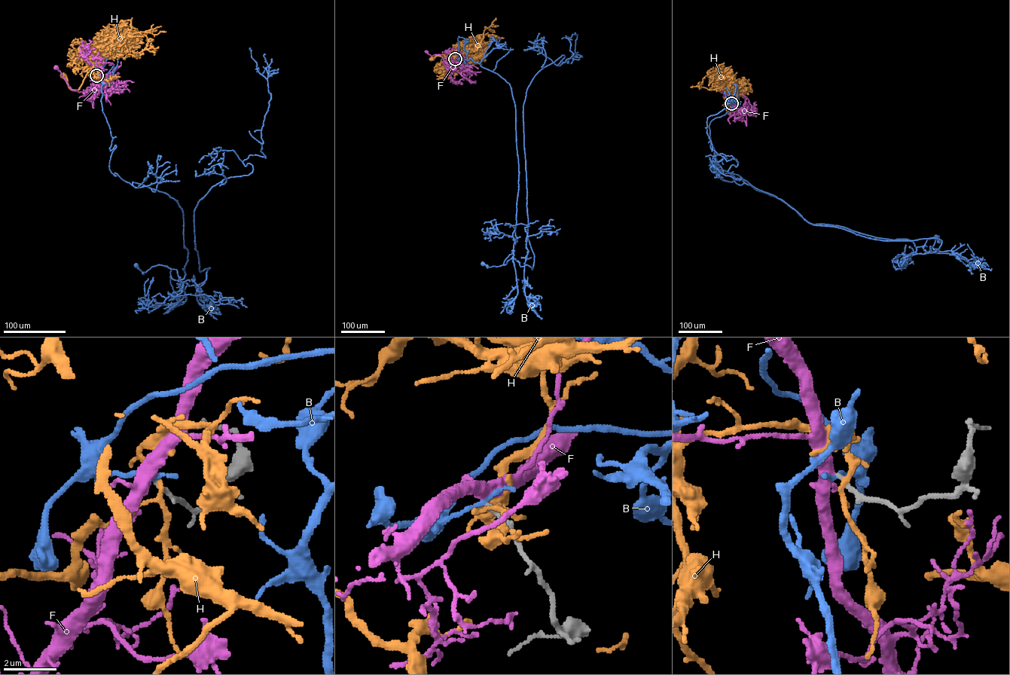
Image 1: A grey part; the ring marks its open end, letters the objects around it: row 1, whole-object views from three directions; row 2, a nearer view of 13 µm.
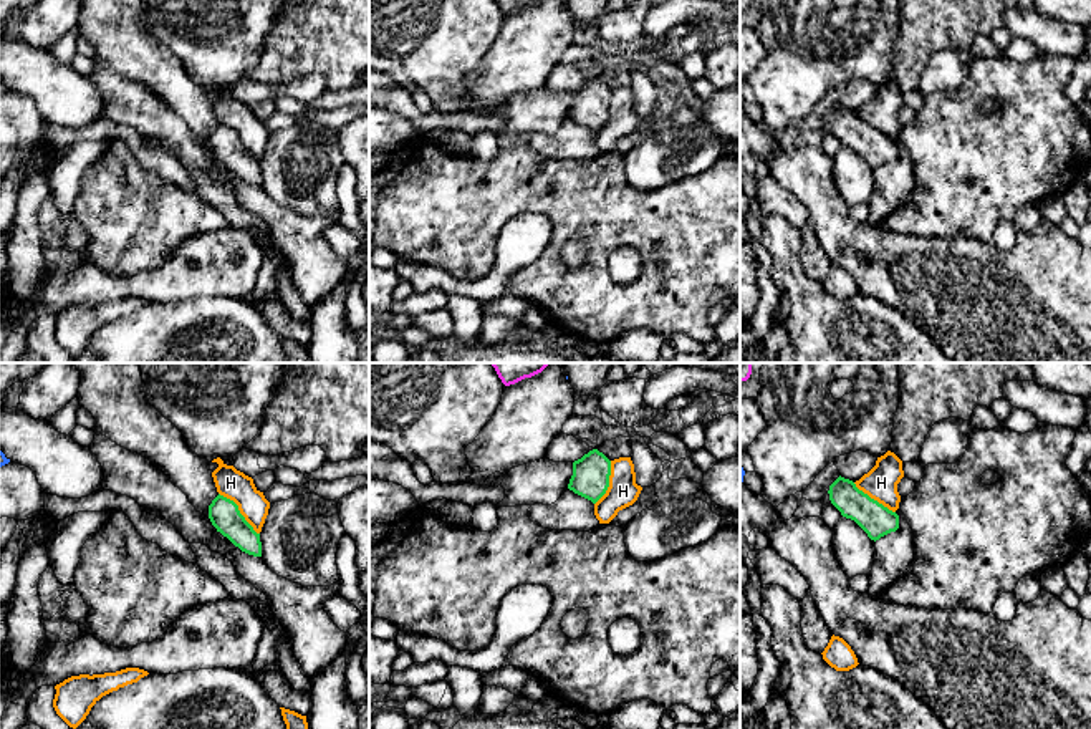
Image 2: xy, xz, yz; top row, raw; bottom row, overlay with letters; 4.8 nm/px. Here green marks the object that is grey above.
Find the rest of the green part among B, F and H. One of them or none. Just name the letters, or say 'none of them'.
F

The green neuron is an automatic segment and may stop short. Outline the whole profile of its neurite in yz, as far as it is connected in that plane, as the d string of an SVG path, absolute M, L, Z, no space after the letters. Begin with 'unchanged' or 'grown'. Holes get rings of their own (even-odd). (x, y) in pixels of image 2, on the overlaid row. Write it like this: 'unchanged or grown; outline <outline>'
unchanged; outline M839 476L828 494L841 515L854 520L874 542L899 529L899 515L859 490L849 479Z

